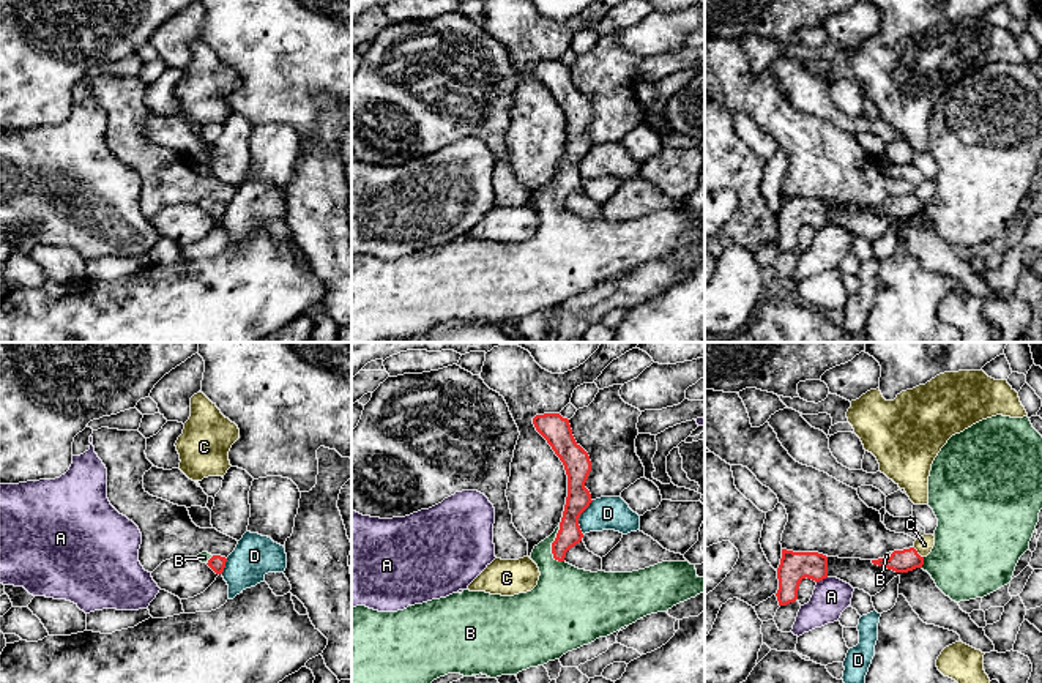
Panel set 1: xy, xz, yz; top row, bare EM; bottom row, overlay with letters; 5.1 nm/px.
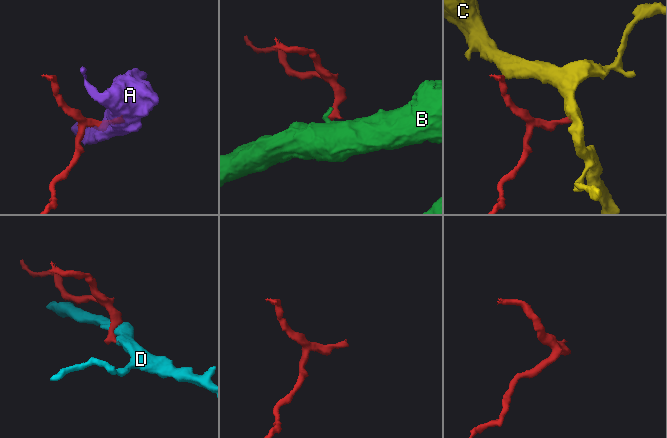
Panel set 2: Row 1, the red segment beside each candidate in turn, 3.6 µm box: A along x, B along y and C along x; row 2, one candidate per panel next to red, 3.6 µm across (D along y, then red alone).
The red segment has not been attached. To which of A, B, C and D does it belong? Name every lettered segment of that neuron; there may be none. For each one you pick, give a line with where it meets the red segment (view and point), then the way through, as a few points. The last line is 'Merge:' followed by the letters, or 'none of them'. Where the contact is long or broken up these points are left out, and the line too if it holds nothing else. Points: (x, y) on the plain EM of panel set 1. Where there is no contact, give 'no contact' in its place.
B: contact xz (552, 193); way xz (569, 180), (552, 193), (552, 215), (565, 240)
Merge: B

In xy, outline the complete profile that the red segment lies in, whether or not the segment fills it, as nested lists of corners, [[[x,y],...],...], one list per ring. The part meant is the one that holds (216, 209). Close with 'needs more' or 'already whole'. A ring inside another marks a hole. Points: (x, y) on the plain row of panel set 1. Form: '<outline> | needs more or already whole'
[[[208,199],[199,200],[197,205],[199,205],[202,210],[207,210],[216,221],[222,221],[224,215],[225,215],[225,208],[227,208],[225,203],[211,202],[211,200],[208,200]]] | needs more

